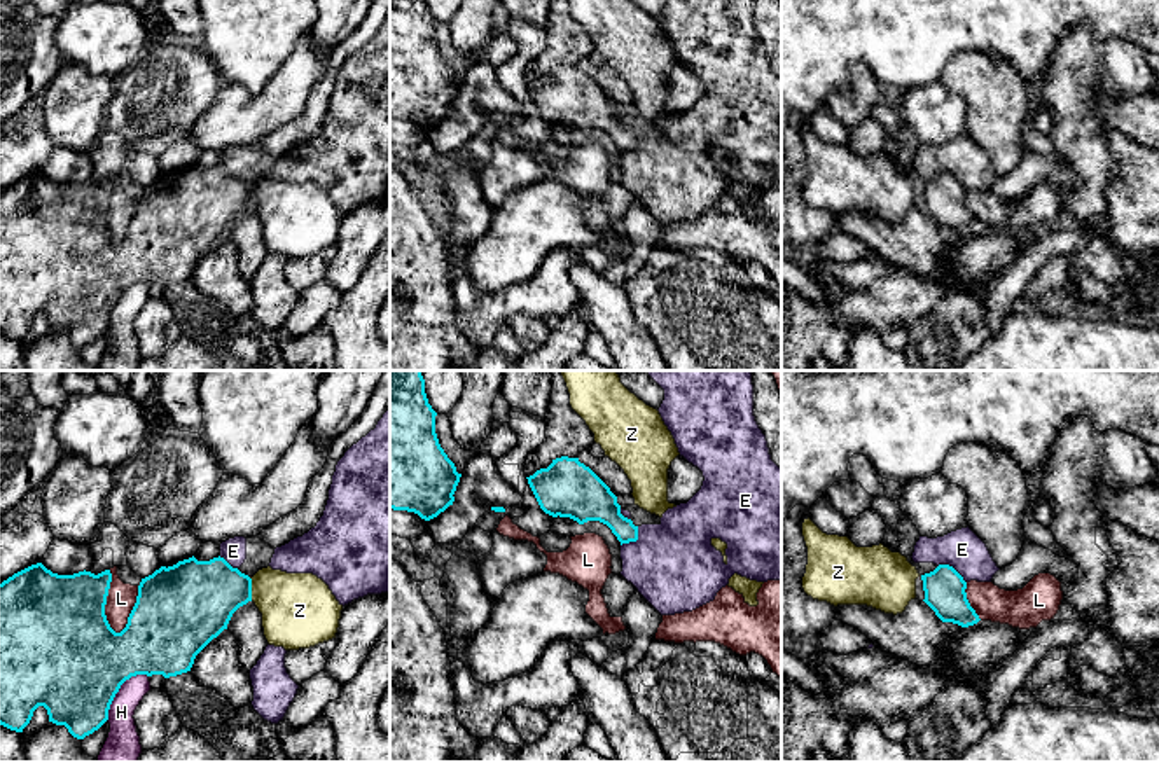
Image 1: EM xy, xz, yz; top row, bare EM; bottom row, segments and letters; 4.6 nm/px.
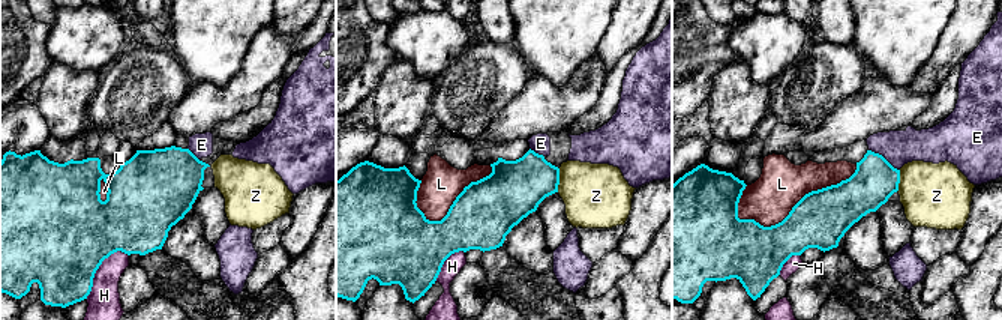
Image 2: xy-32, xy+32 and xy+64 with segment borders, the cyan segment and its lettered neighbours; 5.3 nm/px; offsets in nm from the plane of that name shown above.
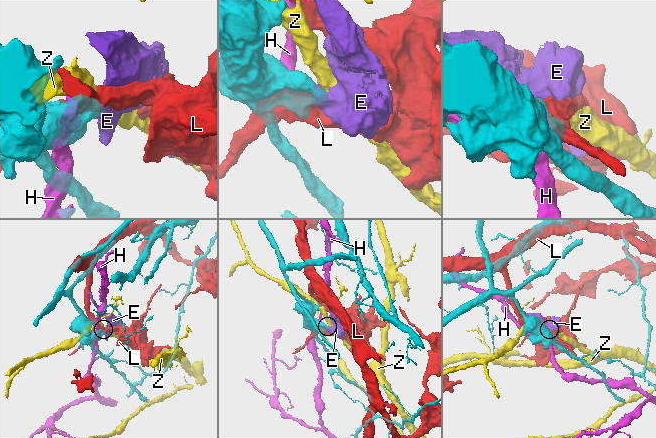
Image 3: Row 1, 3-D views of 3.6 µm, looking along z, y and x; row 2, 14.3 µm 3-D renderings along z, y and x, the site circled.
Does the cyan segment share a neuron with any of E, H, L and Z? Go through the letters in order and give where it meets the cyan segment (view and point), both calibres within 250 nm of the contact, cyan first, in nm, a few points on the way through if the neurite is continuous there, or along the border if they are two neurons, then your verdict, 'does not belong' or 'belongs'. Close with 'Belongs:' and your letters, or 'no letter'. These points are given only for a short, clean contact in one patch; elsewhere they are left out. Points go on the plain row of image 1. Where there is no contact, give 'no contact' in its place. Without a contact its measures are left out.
E: contact yz (953, 177); calibres 190 and 190 nm; border yz (937, 173), (950, 173), (965, 191); does not belong
H: contact xy (117, 299); calibres 480 and 160 nm; does not belong
L: contact xy (105, 212); calibres 460 and 130 nm; does not belong
Z: contact xy (250, 198); calibres 360 and 340 nm; does not belong
Belongs: no letter

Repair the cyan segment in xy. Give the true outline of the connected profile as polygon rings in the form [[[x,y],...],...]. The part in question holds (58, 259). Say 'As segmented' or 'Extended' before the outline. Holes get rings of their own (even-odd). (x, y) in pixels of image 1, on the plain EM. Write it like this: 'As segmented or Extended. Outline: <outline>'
As segmented. Outline: [[[192,164],[142,187],[128,232],[115,241],[105,224],[110,190],[110,178],[98,184],[86,178],[58,184],[37,171],[0,192],[0,334],[23,341],[33,320],[44,315],[49,330],[65,334],[73,346],[84,348],[108,329],[110,313],[126,288],[136,283],[170,287],[191,280],[196,264],[227,238],[239,215],[252,210],[248,184],[220,164],[210,170],[198,170]]]

